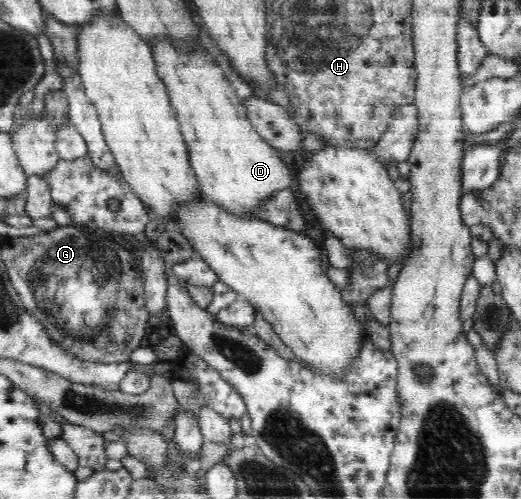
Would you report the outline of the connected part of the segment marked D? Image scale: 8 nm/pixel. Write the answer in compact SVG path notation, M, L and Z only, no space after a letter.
M162 42L154 48L154 62L156 70L158 70L158 76L162 79L162 82L165 84L165 87L168 91L168 96L172 107L176 111L176 118L180 121L180 132L182 134L183 140L185 141L186 147L188 148L188 156L190 161L190 166L198 179L198 184L200 185L200 192L202 198L206 200L211 200L214 204L219 204L222 208L226 208L230 212L234 212L236 216L246 216L249 218L254 217L254 210L260 206L260 202L268 200L274 192L282 189L290 189L290 186L294 184L294 174L292 170L288 168L288 164L285 165L284 162L280 159L279 151L272 147L270 144L266 143L264 139L258 135L258 133L253 128L253 124L247 119L246 109L241 105L241 99L236 95L234 87L230 86L222 74L222 68L214 62L214 58L204 50L204 48L198 48L202 50L202 54L186 54L184 50L178 50L174 48L172 44L168 42Z

